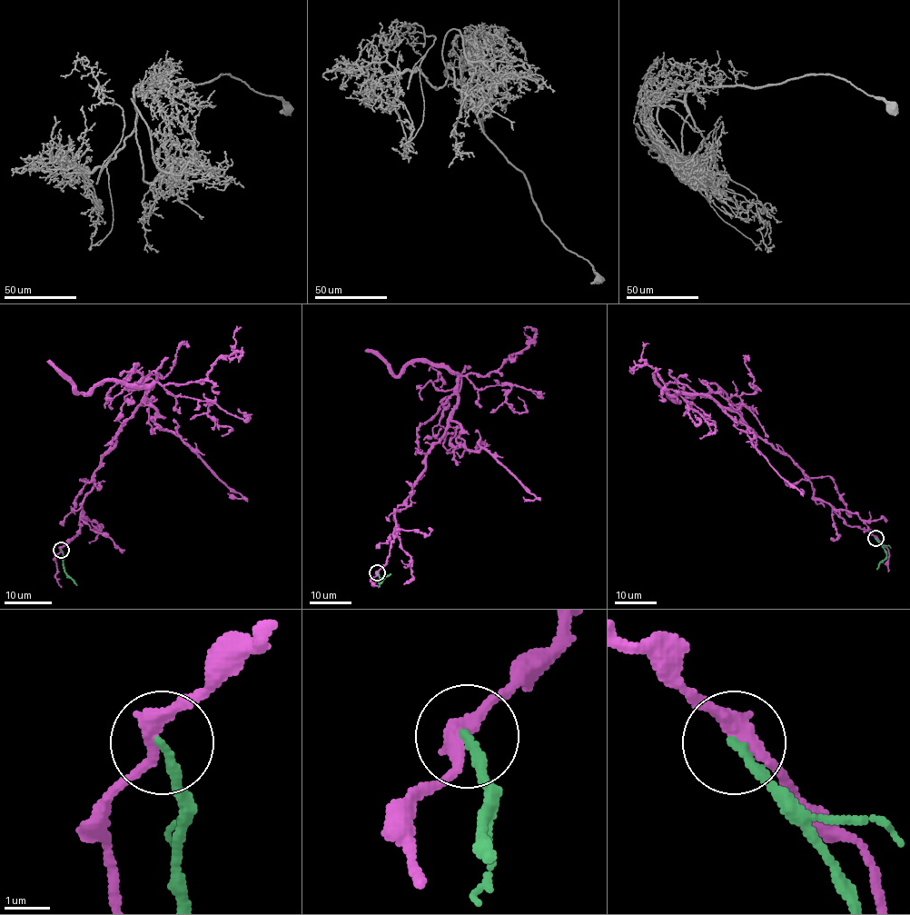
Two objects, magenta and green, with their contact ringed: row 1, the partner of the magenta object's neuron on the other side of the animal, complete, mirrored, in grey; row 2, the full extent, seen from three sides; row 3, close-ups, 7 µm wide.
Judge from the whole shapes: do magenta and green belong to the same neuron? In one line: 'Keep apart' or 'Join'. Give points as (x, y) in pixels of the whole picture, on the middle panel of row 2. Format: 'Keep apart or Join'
Keep apart

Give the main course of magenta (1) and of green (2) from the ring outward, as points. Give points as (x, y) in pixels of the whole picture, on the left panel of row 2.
1: (62, 549), (79, 529), (93, 472), (155, 382), (174, 395), (212, 402), (208, 414), (231, 429), (222, 436)
2: (62, 550), (64, 571), (77, 585)

